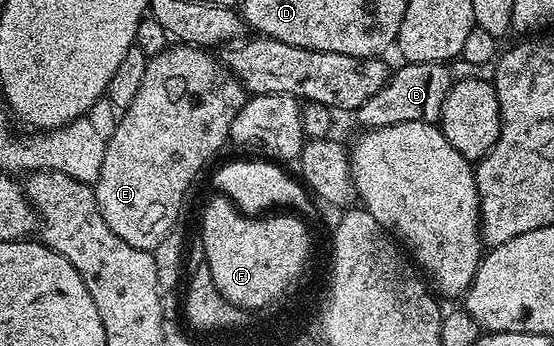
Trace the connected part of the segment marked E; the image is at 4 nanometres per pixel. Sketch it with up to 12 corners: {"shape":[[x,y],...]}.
{"shape":[[204,48],[149,57],[95,182],[155,249],[245,88]]}

